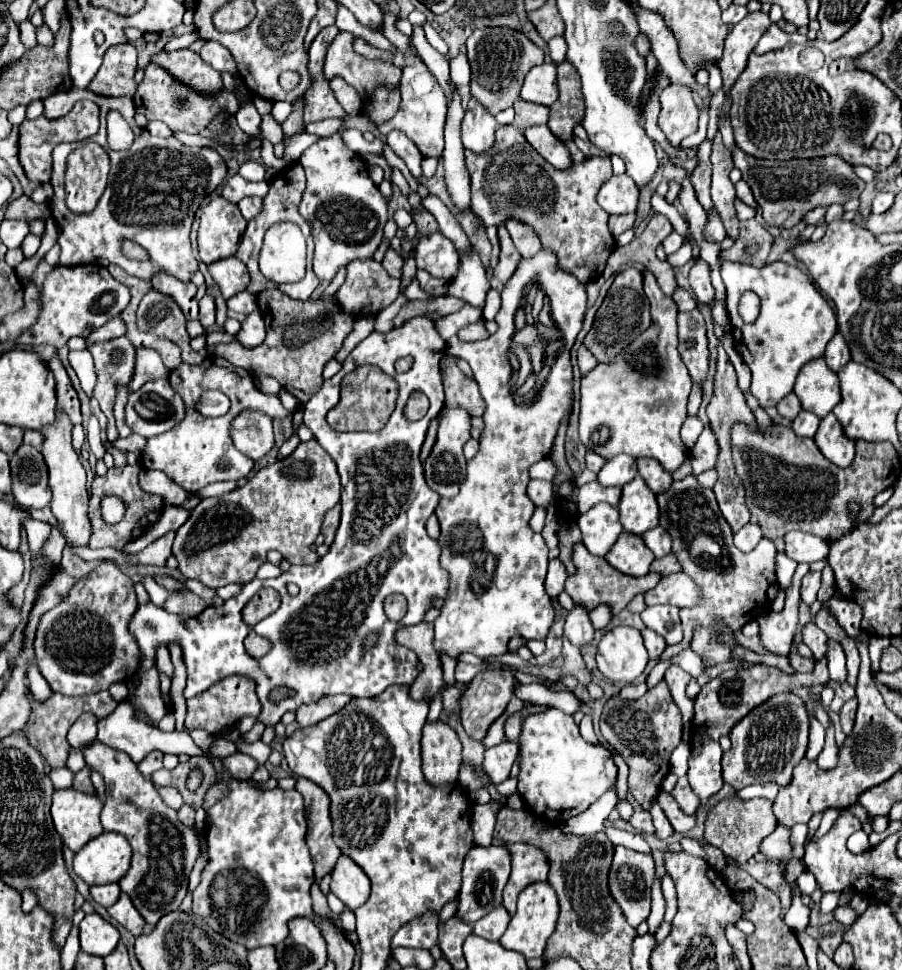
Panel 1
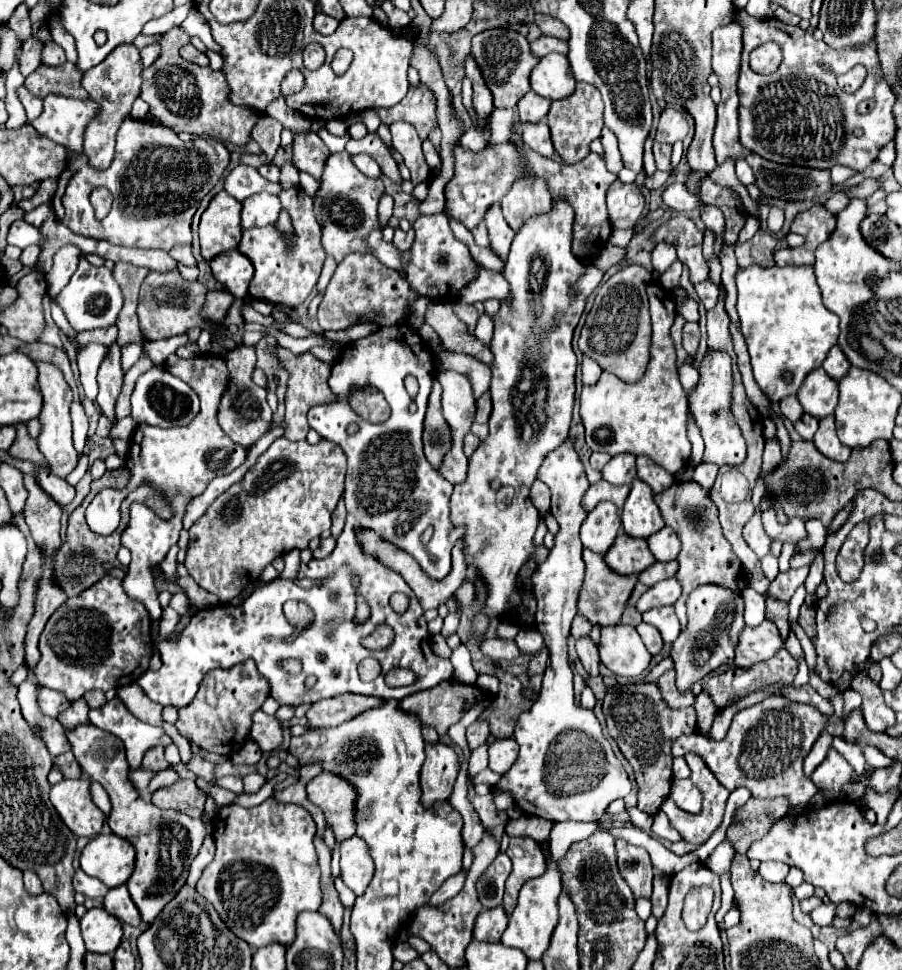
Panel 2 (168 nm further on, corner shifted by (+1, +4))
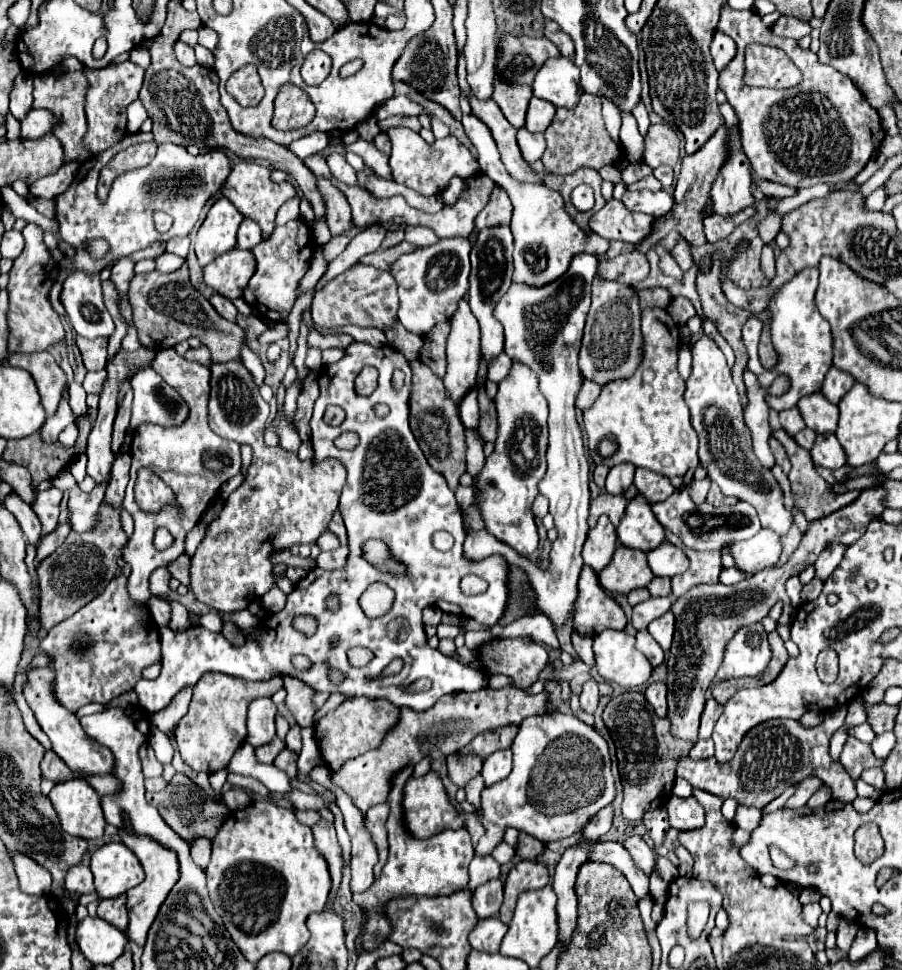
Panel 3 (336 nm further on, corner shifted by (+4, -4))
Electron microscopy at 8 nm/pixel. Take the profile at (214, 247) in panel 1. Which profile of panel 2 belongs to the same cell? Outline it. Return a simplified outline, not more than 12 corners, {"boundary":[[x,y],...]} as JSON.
{"boundary":[[217,193],[199,223],[201,255],[235,249],[241,203]]}

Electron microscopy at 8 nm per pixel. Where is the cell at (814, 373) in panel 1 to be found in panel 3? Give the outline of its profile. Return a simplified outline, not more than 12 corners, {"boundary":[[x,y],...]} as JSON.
{"boundary":[[820,391],[796,405],[806,427],[832,433],[838,405]]}

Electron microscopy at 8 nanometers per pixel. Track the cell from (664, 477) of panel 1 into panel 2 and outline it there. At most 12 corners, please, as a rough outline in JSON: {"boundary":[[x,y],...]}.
{"boundary":[[637,457],[637,477],[661,493],[673,475],[649,457]]}

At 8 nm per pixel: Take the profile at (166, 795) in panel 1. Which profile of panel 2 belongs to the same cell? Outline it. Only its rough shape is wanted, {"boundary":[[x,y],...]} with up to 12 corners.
{"boundary":[[171,767],[153,775],[149,789],[173,785],[179,775]]}

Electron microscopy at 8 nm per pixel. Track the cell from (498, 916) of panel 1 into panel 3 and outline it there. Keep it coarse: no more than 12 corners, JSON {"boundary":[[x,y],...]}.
{"boundary":[[498,917],[480,919],[470,933],[476,951],[498,953],[508,927]]}

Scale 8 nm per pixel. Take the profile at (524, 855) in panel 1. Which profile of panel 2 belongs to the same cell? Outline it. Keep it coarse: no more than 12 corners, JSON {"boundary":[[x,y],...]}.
{"boundary":[[513,837],[507,855],[513,871],[503,909],[511,915],[521,885],[547,871],[539,843]]}

